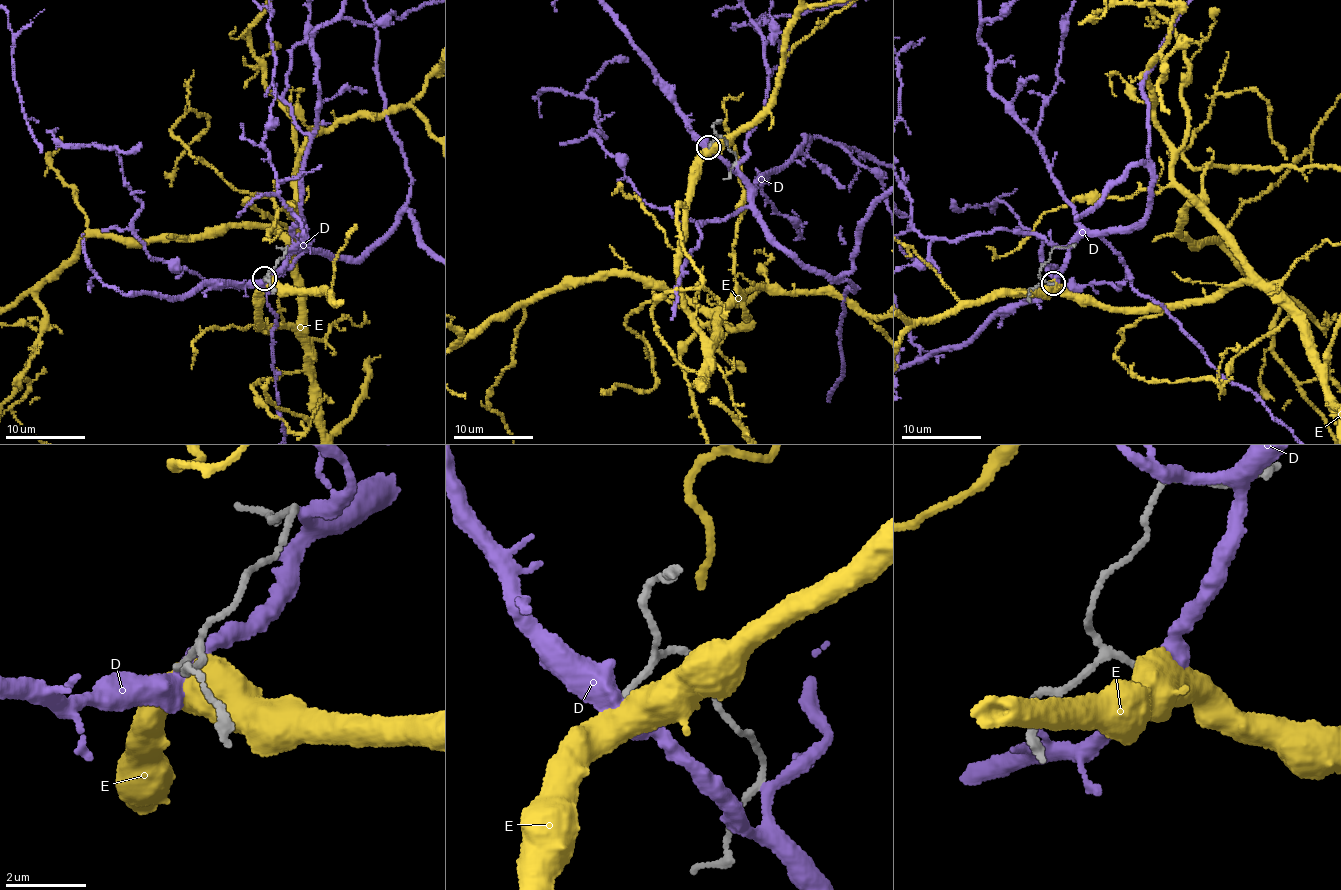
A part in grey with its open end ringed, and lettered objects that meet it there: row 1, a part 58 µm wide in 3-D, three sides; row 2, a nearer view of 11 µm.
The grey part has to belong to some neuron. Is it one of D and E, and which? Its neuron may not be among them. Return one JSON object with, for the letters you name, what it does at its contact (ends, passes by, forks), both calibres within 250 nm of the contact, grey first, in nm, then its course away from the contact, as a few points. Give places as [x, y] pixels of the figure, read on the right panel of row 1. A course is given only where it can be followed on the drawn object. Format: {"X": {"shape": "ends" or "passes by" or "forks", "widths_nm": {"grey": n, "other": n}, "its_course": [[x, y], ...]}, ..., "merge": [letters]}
{"E": {"shape": "ends", "widths_nm": {"grey": 150, "other": 550}}, "merge": ["E"]}

